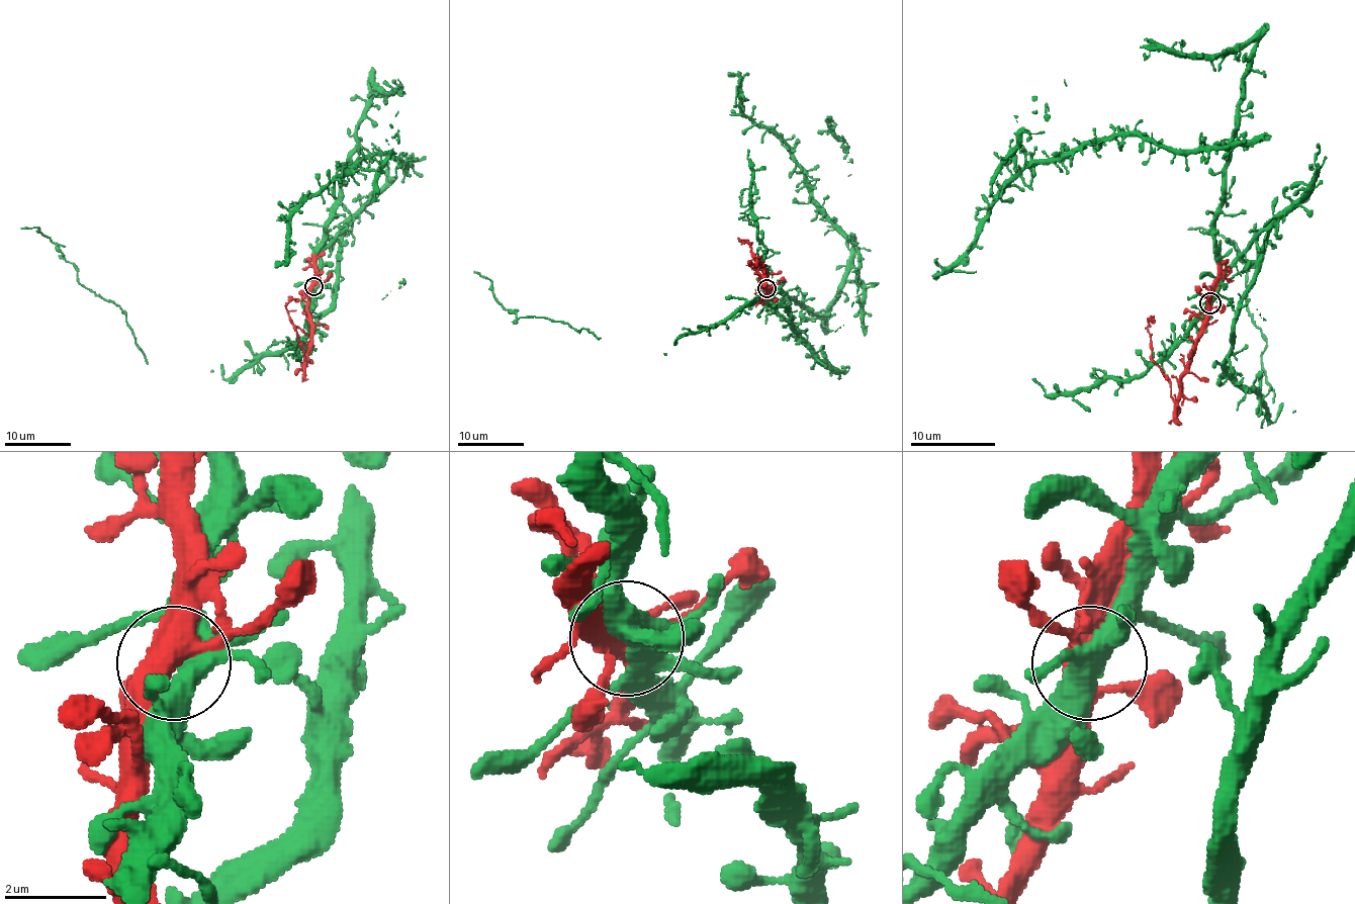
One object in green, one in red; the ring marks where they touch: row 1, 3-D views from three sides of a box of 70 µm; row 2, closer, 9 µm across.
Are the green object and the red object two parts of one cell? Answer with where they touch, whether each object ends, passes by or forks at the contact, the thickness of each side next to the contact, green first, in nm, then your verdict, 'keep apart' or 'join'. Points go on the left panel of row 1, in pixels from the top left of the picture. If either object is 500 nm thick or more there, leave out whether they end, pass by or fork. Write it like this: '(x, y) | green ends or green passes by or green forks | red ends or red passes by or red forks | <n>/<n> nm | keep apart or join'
(313, 286) | green forks | red forks | 440/440 nm | join

